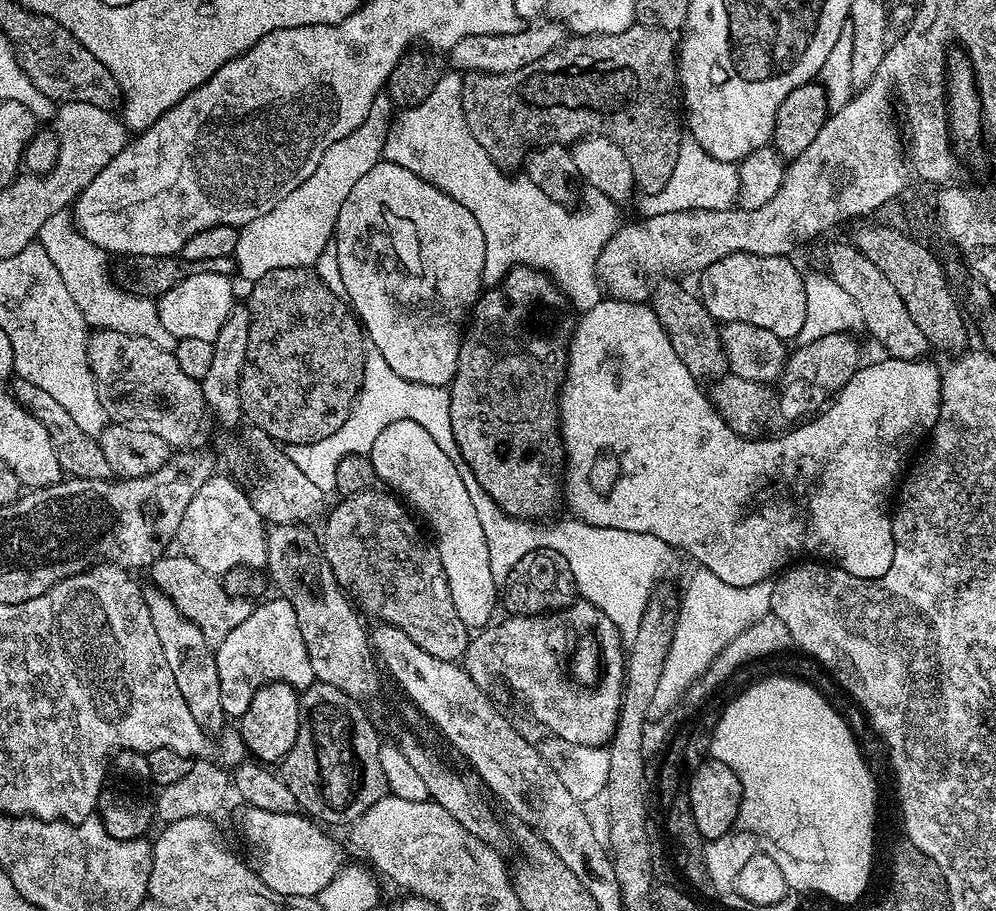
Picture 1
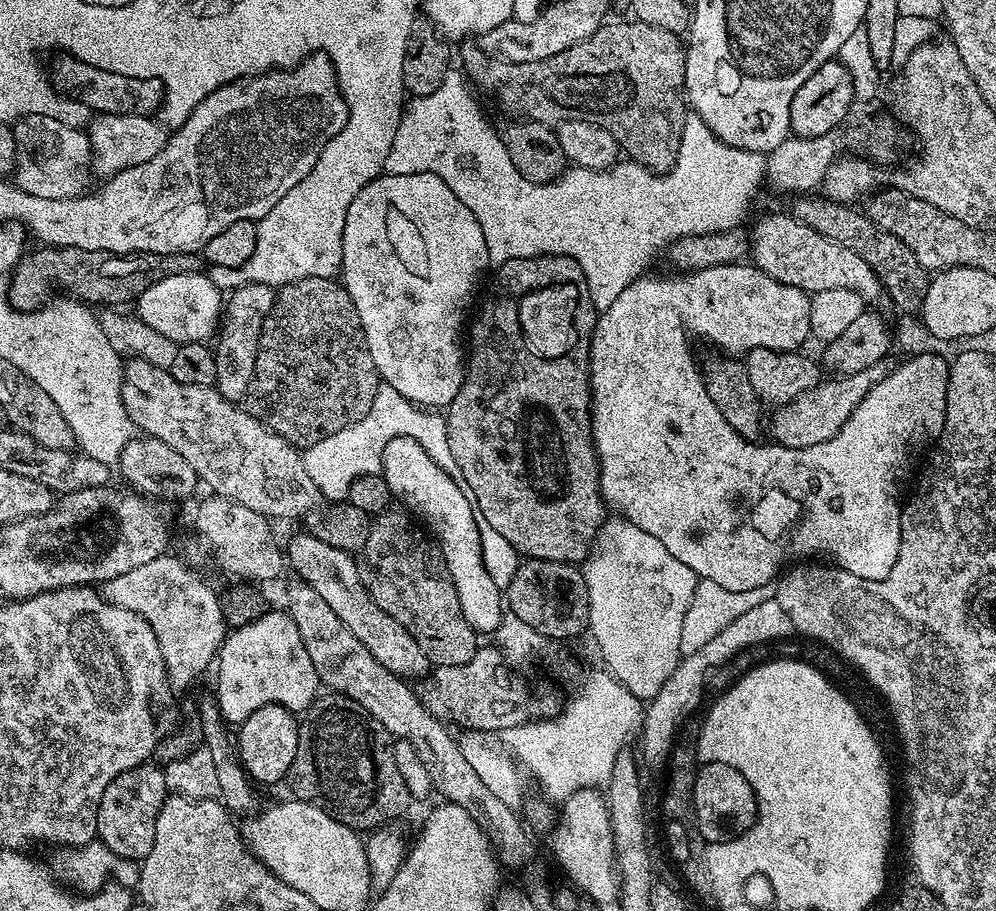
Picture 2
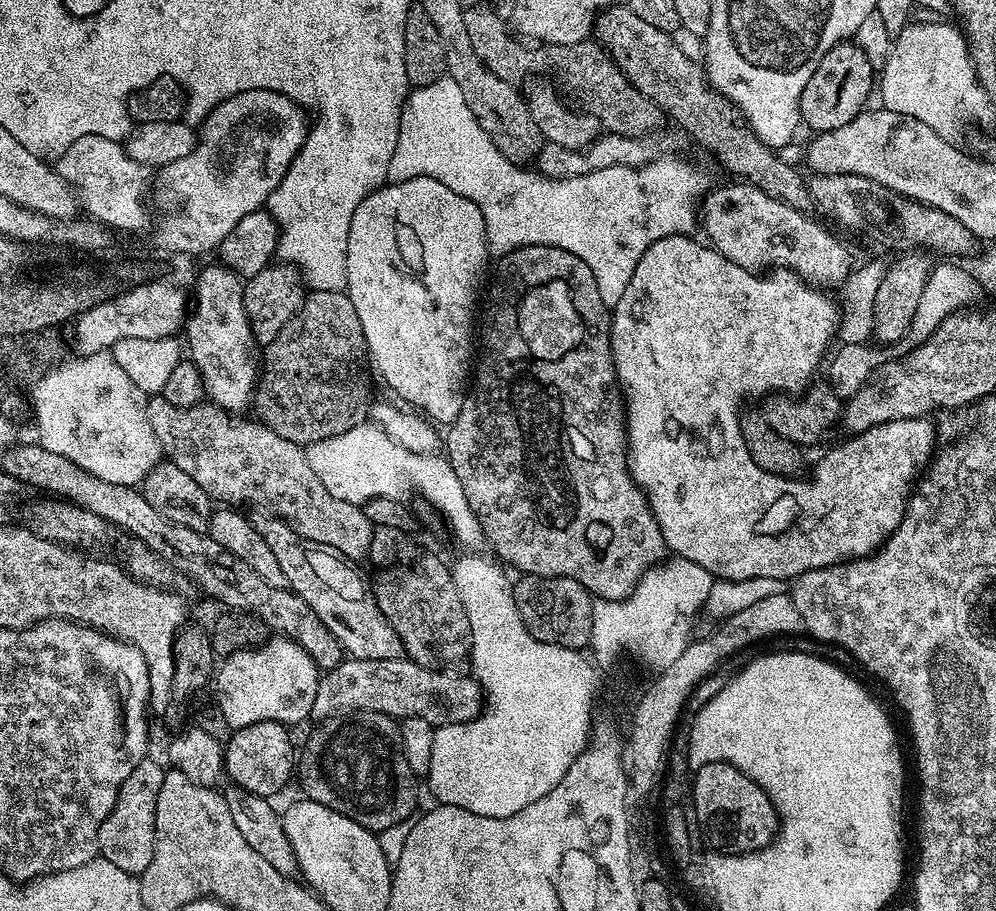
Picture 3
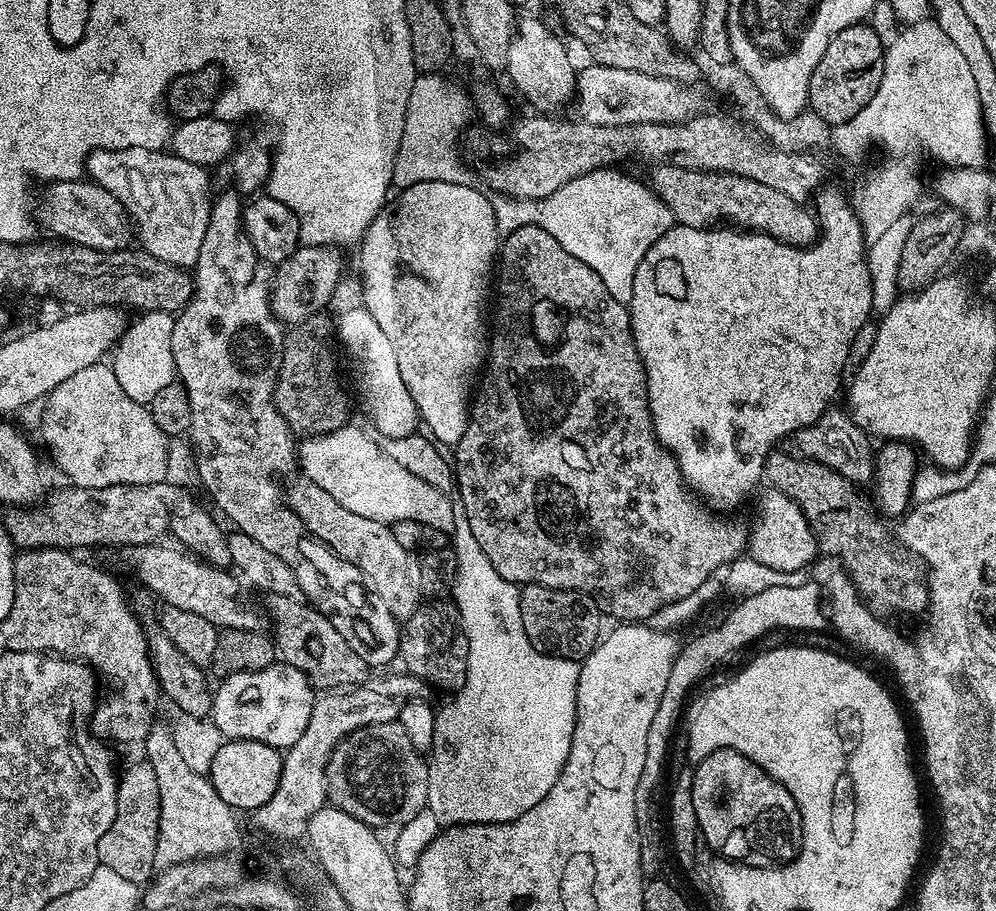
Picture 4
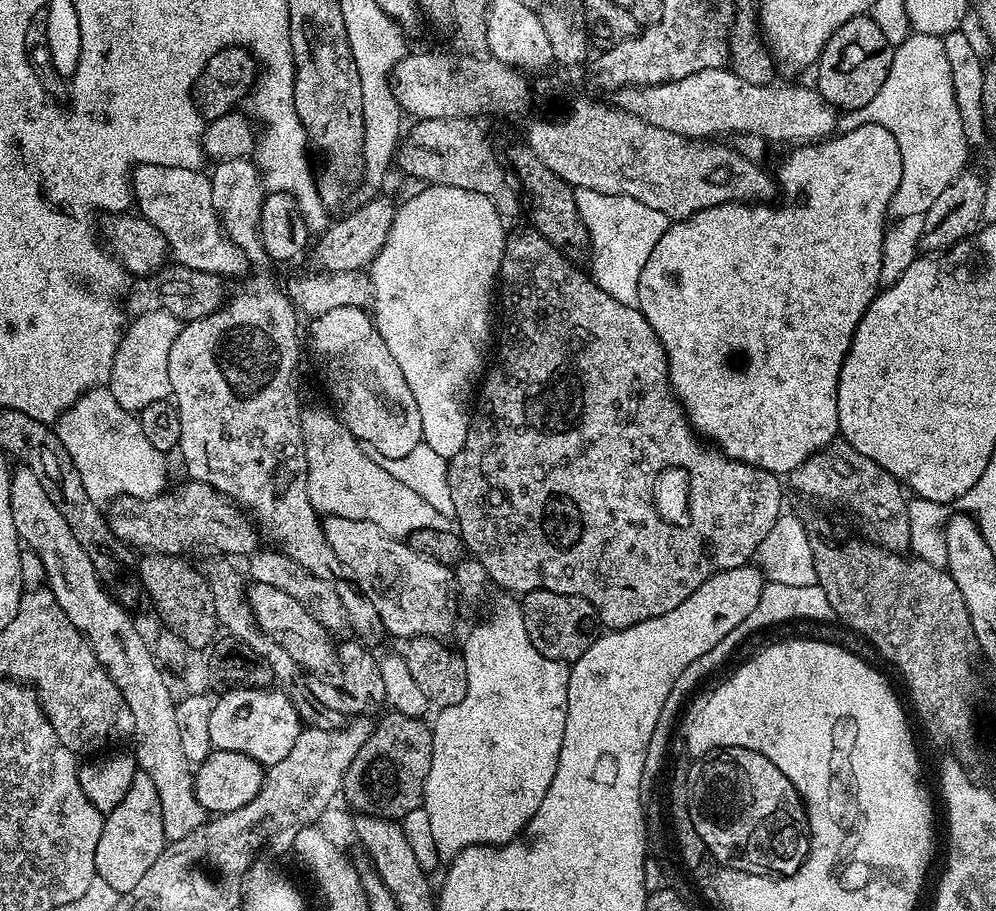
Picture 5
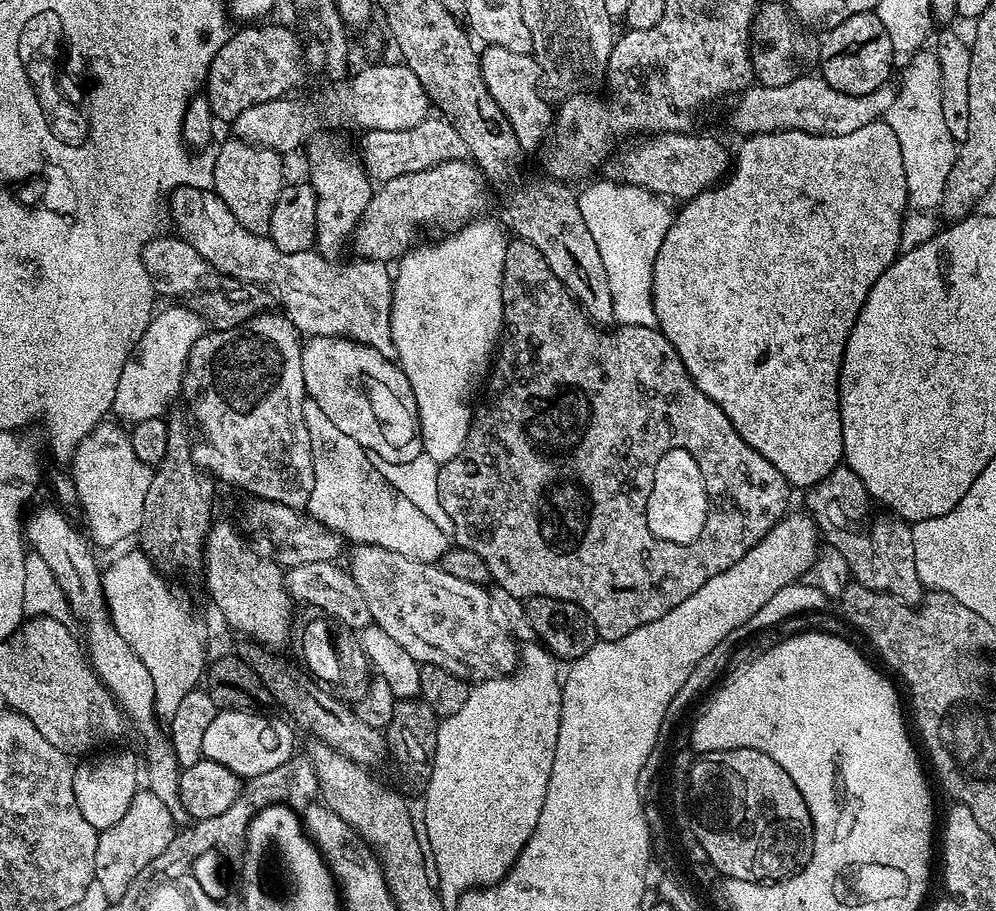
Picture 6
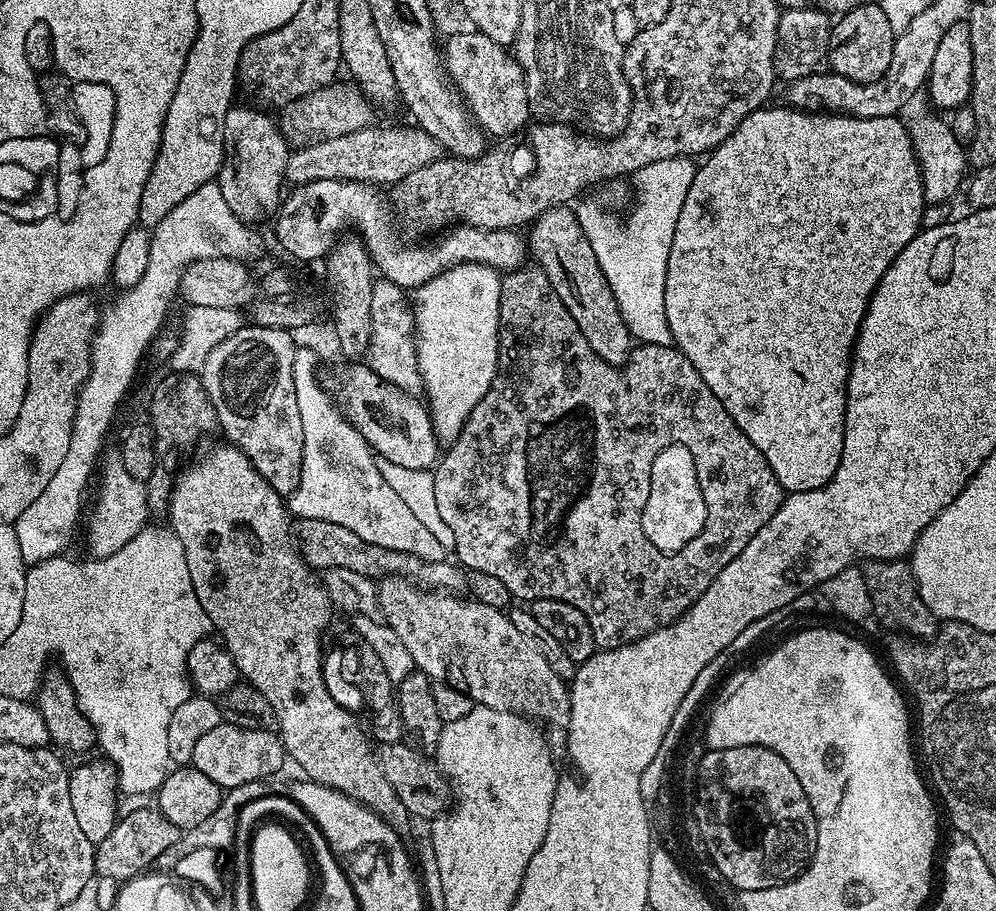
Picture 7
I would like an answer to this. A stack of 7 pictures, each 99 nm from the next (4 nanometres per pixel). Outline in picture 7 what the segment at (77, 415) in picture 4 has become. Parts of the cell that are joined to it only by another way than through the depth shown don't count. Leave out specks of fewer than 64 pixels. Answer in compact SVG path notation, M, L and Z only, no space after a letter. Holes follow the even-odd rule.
M119 458L103 461L104 469L100 472L100 493L96 496L96 509L92 512L92 525L88 528L88 553L93 560L110 558L118 554L150 520L148 494L145 481L134 478L130 470L124 468Z

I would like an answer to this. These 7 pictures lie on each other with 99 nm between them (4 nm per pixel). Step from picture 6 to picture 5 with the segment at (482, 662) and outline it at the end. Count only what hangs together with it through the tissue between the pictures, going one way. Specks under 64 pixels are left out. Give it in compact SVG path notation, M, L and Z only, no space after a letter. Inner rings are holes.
M324 516L322 523L328 545L334 550L340 568L352 575L349 576L351 583L360 589L374 610L378 610L389 637L447 637L447 632L456 624L457 600L454 576L449 565L418 554L403 539L388 536L381 528L374 526L374 522Z

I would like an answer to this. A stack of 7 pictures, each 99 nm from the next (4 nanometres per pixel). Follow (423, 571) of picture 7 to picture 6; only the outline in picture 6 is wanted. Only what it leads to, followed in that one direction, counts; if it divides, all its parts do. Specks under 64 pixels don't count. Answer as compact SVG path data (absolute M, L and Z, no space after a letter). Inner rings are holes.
M248 498L245 501L240 508L240 520L238 519L241 533L258 555L273 560L281 568L287 570L294 566L302 566L305 562L336 562L341 559L340 555L345 555L344 537L322 526L322 522L305 514L301 509L291 508L273 500Z

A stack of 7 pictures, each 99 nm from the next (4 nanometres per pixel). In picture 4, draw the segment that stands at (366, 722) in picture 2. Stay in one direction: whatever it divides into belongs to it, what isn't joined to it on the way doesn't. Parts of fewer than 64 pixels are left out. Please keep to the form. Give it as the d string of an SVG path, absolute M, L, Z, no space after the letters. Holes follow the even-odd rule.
M399 722L371 724L345 736L328 757L324 773L328 787L327 803L350 814L350 818L358 818L358 822L374 830L381 830L387 824L392 830L398 830L403 824L410 822L410 818L414 818L418 810L425 808L428 802L428 765Z

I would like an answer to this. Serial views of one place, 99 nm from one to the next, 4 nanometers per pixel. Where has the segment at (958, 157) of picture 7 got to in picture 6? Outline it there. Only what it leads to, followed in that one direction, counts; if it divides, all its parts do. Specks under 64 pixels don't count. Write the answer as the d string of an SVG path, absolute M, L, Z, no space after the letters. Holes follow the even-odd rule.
M920 50L908 61L900 84L896 88L894 106L883 118L883 123L894 130L898 146L902 146L902 166L906 170L908 202L913 209L939 209L942 194L946 190L946 178L956 161L958 143L946 128L942 114L942 86L939 64L931 51Z

